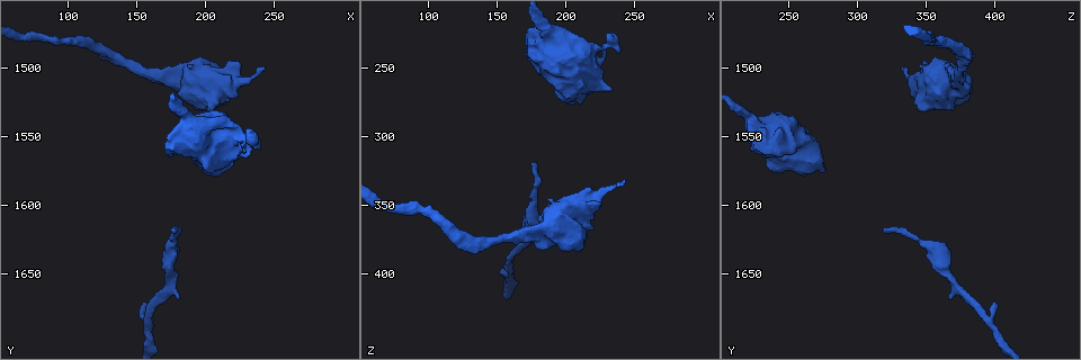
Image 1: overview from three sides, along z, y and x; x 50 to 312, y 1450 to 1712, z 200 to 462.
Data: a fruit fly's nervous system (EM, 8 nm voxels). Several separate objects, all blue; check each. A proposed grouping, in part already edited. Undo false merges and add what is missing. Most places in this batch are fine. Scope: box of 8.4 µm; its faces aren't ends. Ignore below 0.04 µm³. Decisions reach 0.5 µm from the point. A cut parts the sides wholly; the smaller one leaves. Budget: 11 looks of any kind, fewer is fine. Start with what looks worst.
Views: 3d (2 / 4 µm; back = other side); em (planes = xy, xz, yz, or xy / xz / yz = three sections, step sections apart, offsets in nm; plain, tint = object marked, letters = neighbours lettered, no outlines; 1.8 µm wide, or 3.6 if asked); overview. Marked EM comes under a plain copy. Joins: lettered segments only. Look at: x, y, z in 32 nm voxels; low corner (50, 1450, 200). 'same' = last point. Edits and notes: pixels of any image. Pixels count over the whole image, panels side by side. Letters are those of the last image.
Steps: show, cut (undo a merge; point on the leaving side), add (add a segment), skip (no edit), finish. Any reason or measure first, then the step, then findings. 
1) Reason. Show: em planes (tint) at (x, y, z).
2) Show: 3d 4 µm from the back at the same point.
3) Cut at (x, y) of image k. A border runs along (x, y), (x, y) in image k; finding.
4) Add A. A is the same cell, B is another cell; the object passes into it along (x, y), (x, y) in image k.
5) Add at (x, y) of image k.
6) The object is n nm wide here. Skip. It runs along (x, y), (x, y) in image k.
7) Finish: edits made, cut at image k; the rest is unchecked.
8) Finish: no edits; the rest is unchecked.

Free end. Show: em 3.6 µm planes (letters) at (226, 1496, 346).

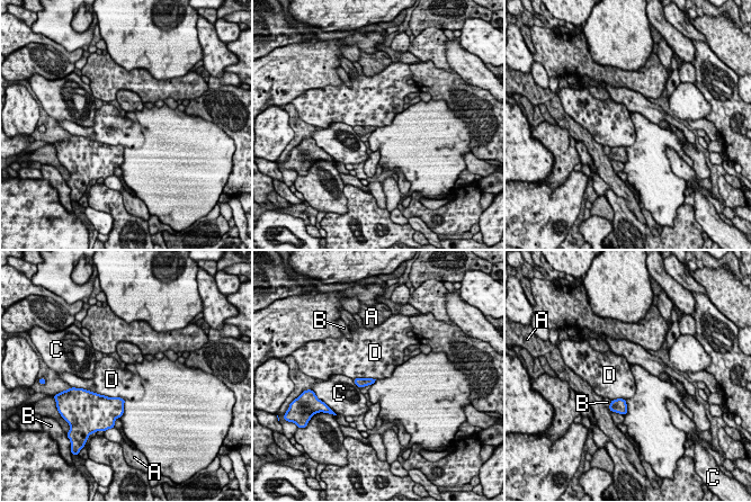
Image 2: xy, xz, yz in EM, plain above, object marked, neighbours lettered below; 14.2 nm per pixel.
Skip. A, B, C and D are other cells; a border runs along (90, 391), (97, 394), (125, 399) in image 2; no lettered segment goes on from it.

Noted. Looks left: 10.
Tapers out. Show: em planes (letters) at (176, 1618, 320).

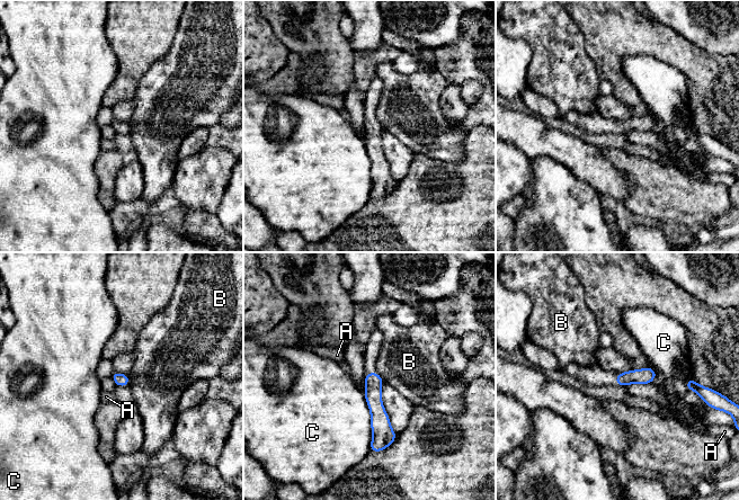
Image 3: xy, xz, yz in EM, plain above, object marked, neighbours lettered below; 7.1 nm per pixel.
Skip. A, B and C are other cells; none of them fits.

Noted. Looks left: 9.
Tapers out. Show: em yz step 8 (letters) at (240, 1558, 236).

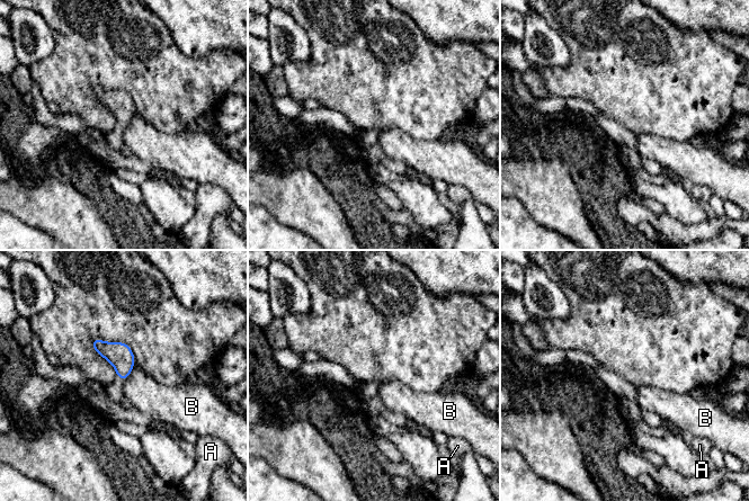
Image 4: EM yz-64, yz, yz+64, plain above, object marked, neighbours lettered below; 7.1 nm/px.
Skip. A and B are other cells; a border runs along (134, 365), (130, 375), (124, 381) in image 4; none of them fits.

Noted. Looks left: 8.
Show: 3d 2 µm at (156, 1672, 400).

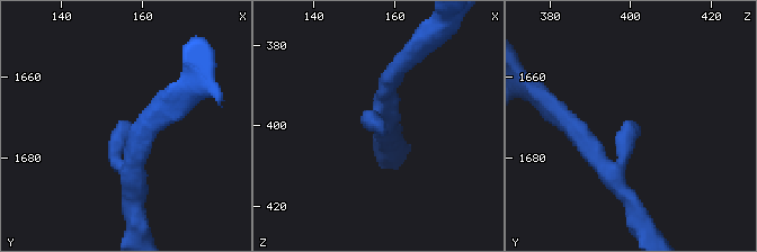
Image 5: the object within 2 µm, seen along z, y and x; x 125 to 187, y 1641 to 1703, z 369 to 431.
The arms are 170, 200 nm wide. Show: em planes (letters) at (158, 1673, 402).

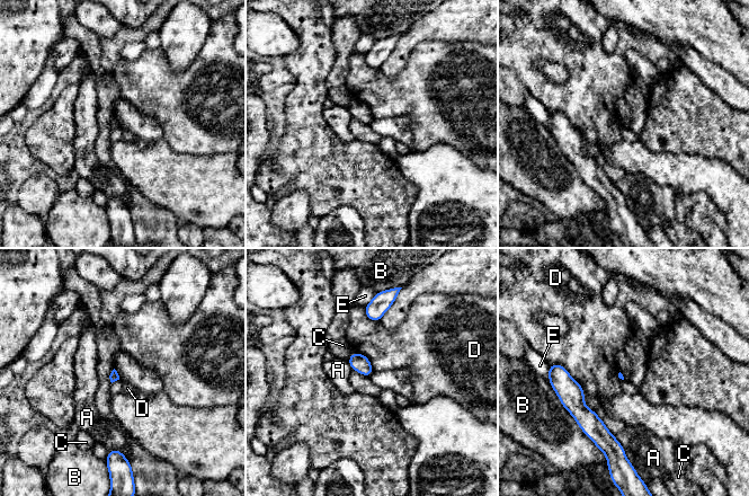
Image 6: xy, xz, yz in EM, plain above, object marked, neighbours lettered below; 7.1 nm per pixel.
Skip. A, B, C, D and E are other cells; a border runs along (550, 363), (562, 365), (585, 391) in image 6; none of them fits.

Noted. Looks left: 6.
Finish: no edits; the rest is unchecked.

